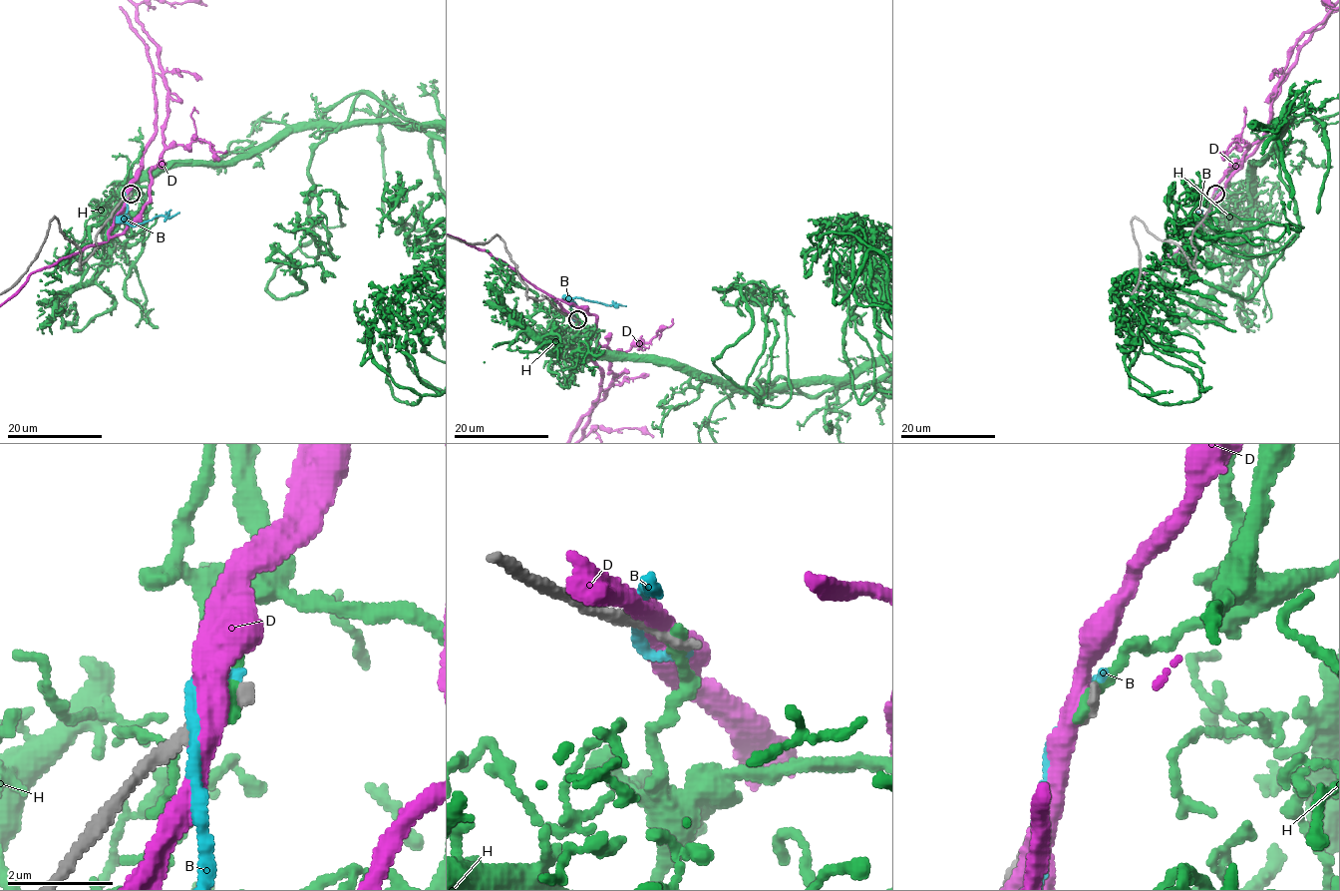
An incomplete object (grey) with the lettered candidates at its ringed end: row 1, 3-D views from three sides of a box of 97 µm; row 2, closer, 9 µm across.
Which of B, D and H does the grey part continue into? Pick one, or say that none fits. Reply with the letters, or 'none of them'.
none of them

